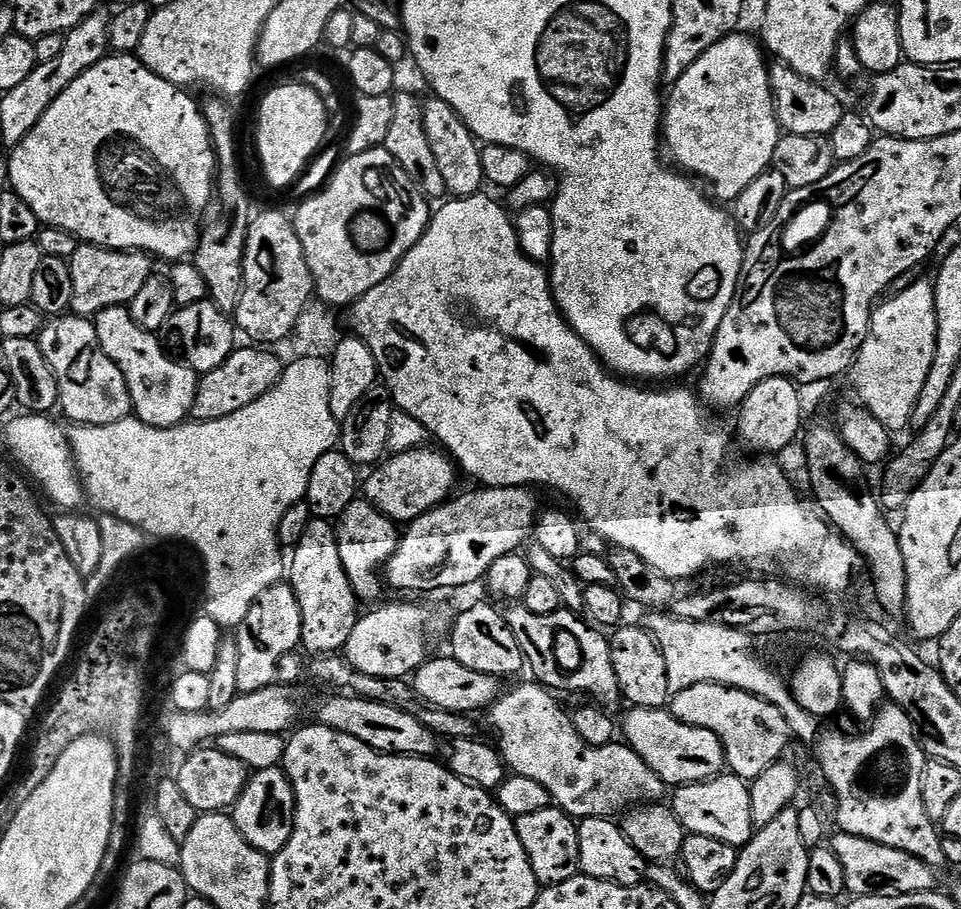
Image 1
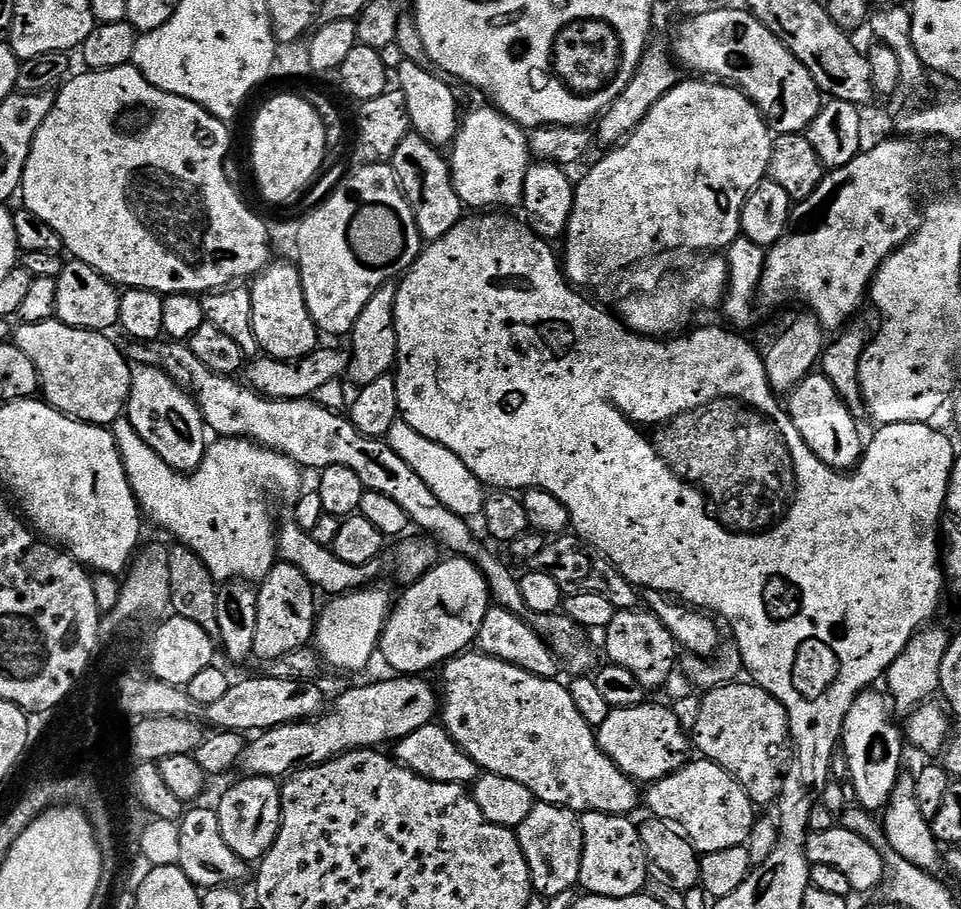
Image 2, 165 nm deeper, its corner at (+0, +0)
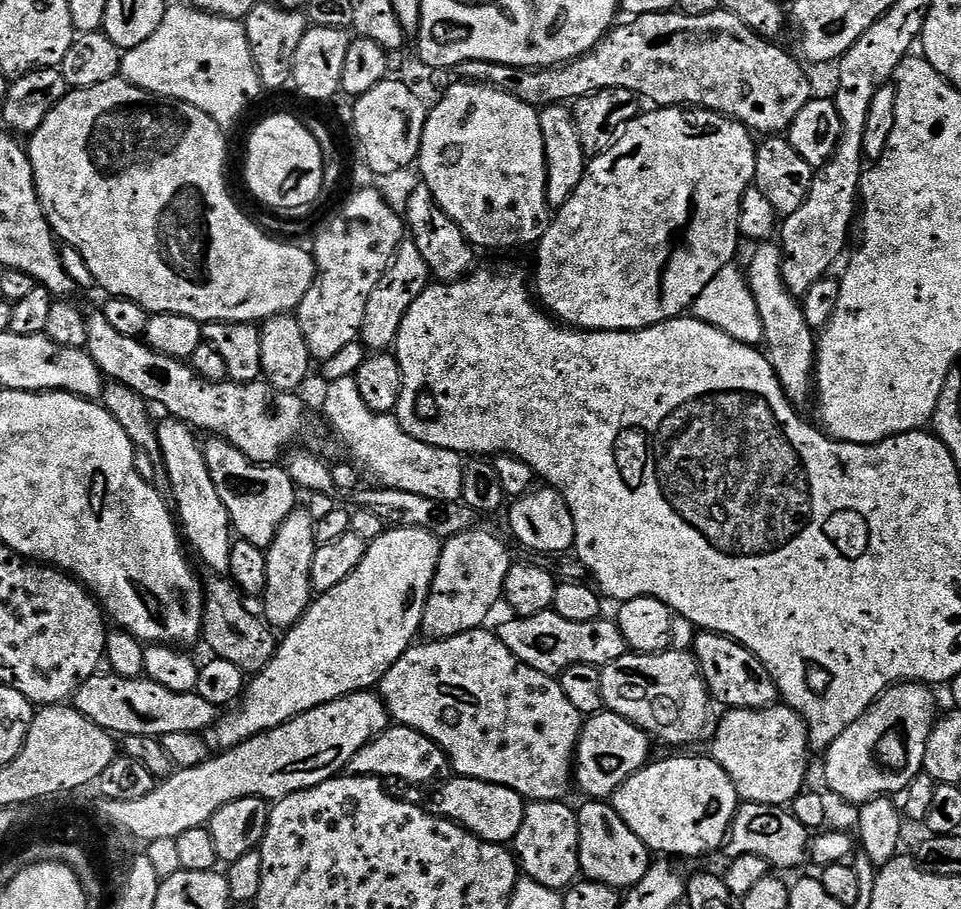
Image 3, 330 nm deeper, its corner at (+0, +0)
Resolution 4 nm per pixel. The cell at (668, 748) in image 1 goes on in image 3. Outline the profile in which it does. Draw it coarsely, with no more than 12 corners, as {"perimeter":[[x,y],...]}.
{"perimeter":[[607,710],[580,730],[574,784],[607,801],[649,763],[650,737]]}

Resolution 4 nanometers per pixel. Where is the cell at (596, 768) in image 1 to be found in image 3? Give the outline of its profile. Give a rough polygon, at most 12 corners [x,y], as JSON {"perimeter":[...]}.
{"perimeter":[[487,627],[378,685],[451,771],[525,801],[574,784],[582,717]]}

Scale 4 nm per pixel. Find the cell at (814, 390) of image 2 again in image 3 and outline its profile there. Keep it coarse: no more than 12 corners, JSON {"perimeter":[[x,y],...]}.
{"perimeter":[[760,242],[746,283],[766,355],[793,406],[813,399],[817,333]]}

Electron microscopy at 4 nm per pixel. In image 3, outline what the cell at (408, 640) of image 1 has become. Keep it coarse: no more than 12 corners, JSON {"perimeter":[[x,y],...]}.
{"perimeter":[[483,526],[447,537],[423,635],[485,627],[514,557]]}

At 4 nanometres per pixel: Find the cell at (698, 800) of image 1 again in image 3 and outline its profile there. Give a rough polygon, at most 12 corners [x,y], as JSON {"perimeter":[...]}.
{"perimeter":[[653,759],[610,797],[653,853],[725,847],[736,787],[716,760]]}

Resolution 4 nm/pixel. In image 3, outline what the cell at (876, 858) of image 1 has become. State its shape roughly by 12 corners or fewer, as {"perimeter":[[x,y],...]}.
{"perimeter":[[741,803],[729,857],[773,869],[810,856],[810,829],[784,806]]}

